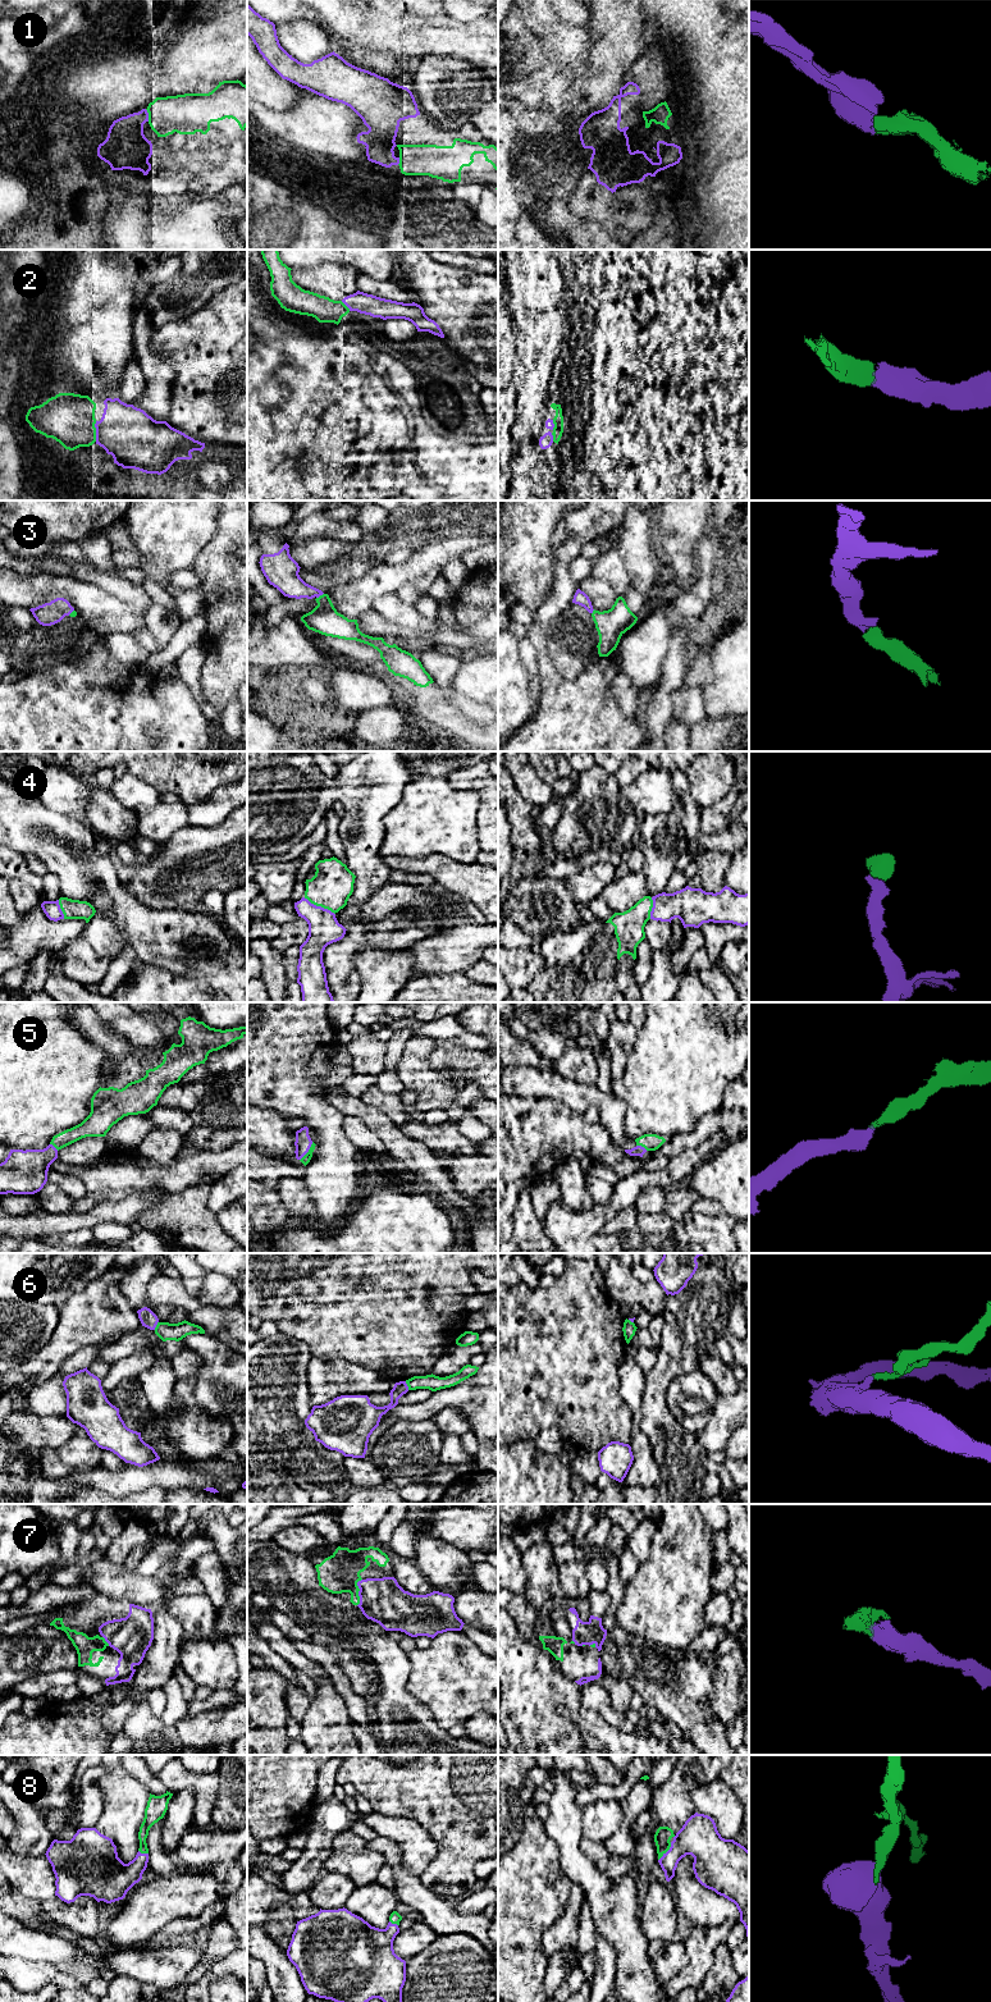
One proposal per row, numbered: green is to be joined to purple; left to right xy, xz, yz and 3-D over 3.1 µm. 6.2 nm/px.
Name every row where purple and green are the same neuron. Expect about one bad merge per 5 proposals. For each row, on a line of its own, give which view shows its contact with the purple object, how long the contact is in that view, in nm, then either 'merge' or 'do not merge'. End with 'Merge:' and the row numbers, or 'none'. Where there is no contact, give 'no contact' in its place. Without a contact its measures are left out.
1: contact in xy; length 80 nm; merge
2: contact in xy; length 130 nm; merge
3: contact in xz; length 60 nm; merge
4: contact in xz; length 220 nm; merge
5: contact in xz; length 150 nm; merge
6: contact in xz; length 60 nm; do not merge
7: contact in xz; length 180 nm; merge
8: contact in yz; length 150 nm; merge
Merge: 1, 2, 3, 4, 5, 7, 8

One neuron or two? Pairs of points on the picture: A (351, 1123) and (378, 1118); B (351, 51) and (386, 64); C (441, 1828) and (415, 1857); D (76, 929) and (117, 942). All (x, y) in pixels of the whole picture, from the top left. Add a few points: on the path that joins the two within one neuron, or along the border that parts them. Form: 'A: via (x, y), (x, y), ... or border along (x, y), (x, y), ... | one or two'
A: border along (346, 1115), (359, 1118), (382, 1141) | two
B: via (360, 56), (377, 62) | one
C: border along (410, 1818), (437, 1845), (437, 1855), (428, 1866) | two
D: border along (87, 923), (81, 935) | two

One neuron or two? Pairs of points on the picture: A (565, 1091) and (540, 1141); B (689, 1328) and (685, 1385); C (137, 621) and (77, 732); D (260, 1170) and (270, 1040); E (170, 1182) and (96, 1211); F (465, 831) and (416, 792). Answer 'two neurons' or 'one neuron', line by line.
A: two neurons
B: two neurons
C: two neurons
D: two neurons
E: two neurons
F: one neuron

